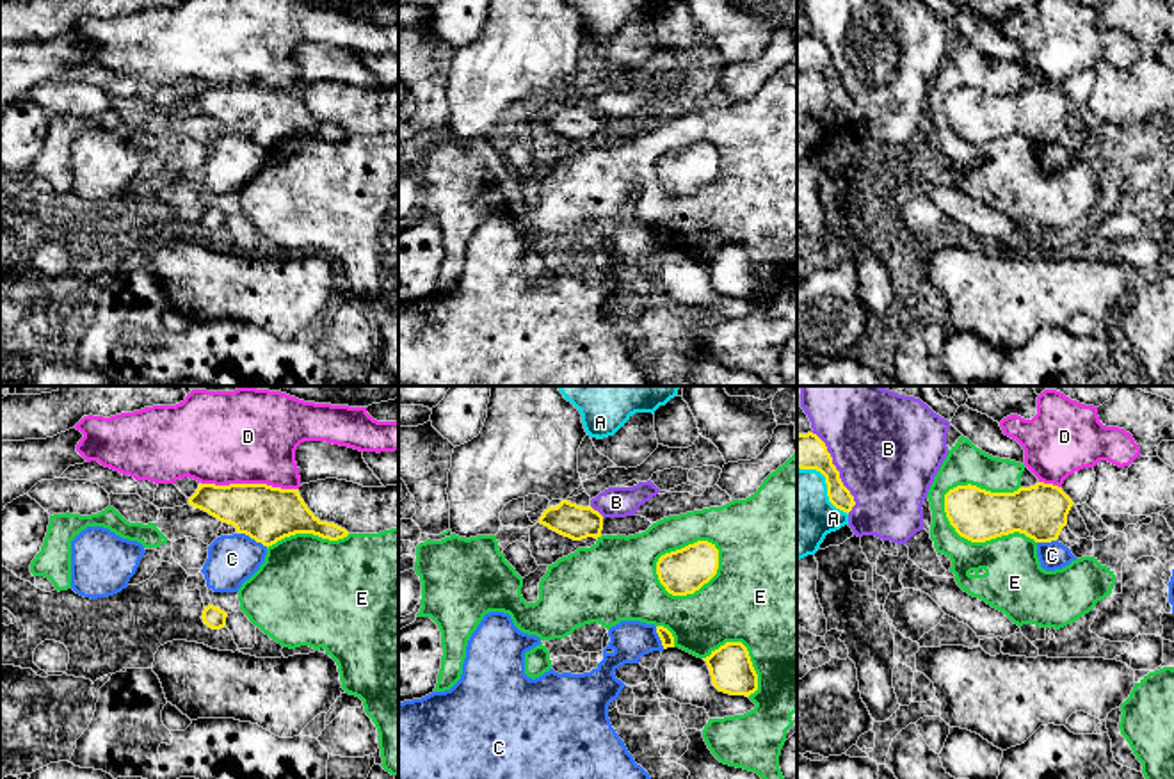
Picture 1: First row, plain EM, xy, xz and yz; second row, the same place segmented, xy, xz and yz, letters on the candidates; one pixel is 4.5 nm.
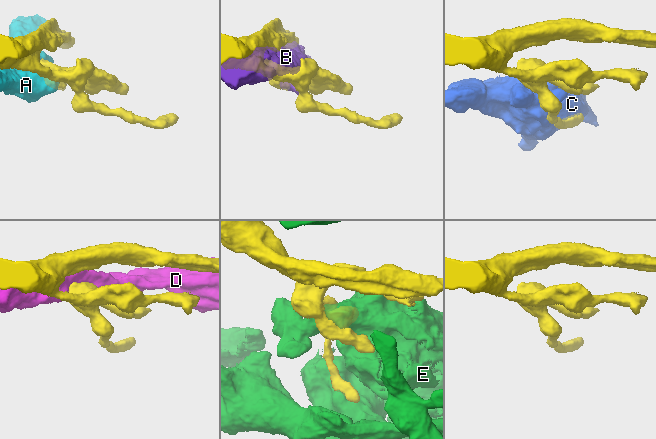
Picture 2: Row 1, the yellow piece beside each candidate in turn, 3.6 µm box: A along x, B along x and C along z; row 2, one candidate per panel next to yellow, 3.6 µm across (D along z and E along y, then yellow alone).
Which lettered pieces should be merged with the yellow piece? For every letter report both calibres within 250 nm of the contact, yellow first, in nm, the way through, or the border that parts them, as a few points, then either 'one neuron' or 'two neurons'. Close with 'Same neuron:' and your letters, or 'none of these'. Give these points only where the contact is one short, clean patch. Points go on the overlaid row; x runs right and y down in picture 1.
A: 160 nm thick on the yellow side, 320 nm on the other; two neurons
B: 160 nm thick on the yellow side, 480 nm on the other; two neurons
C: 260 nm thick on the yellow side, 220 nm on the other; two neurons
D: 260 nm thick on the yellow side, 440 nm on the other; two neurons
E: 240 nm thick on the yellow side, 280 nm on the other; two neurons
Same neuron: none of these

